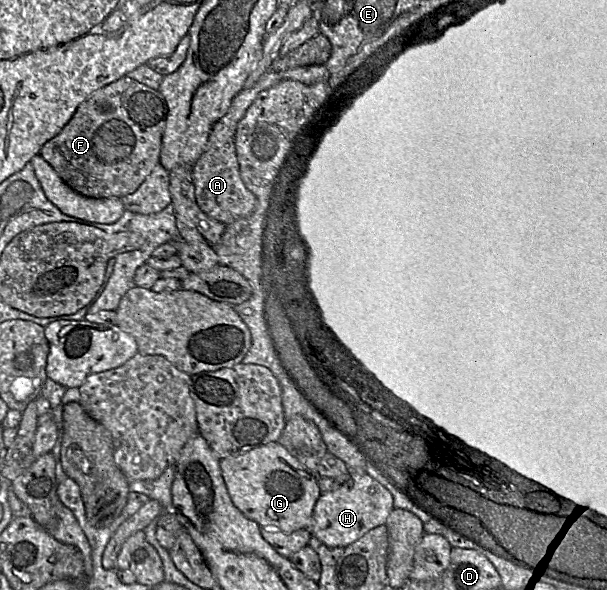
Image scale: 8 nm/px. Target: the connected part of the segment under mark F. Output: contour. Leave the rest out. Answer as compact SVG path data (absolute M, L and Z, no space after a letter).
M124 76L96 90L83 101L60 133L42 146L39 155L77 193L89 198L122 198L134 193L160 165L167 113L167 103L157 89Z

